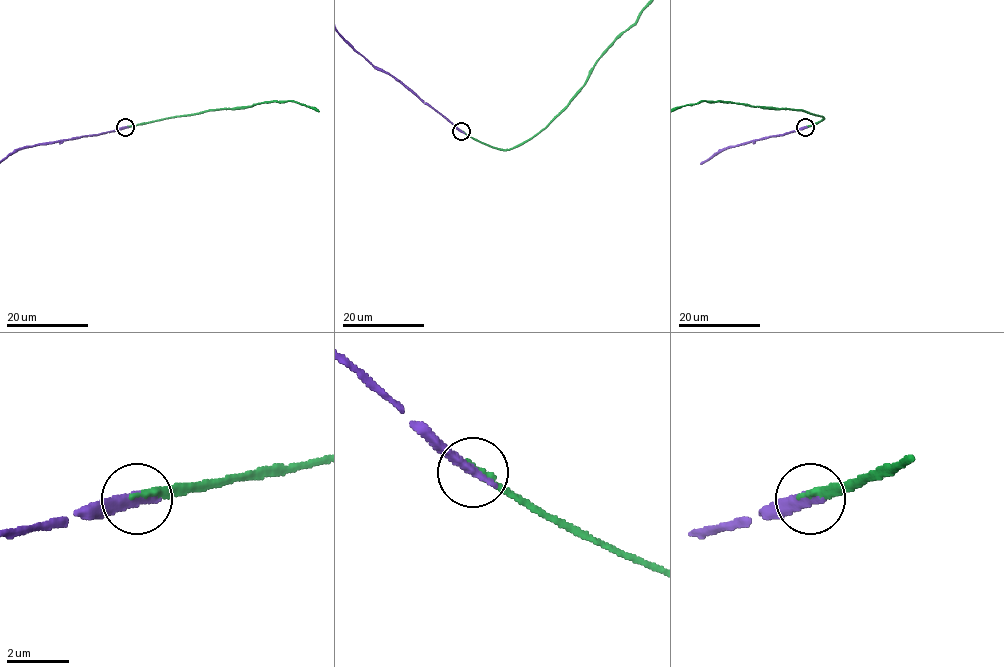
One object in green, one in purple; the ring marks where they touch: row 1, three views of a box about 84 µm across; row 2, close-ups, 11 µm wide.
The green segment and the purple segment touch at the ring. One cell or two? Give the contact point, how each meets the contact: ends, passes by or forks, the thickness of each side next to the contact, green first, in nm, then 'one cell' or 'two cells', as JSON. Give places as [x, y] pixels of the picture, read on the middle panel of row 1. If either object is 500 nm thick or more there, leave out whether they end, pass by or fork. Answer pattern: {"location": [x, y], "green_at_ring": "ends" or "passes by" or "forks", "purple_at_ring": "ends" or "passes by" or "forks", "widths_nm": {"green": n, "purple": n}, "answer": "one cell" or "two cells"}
{"location": [461, 131], "green_at_ring": "ends", "purple_at_ring": "ends", "widths_nm": {"green": 240, "purple": 400}, "answer": "one cell"}

